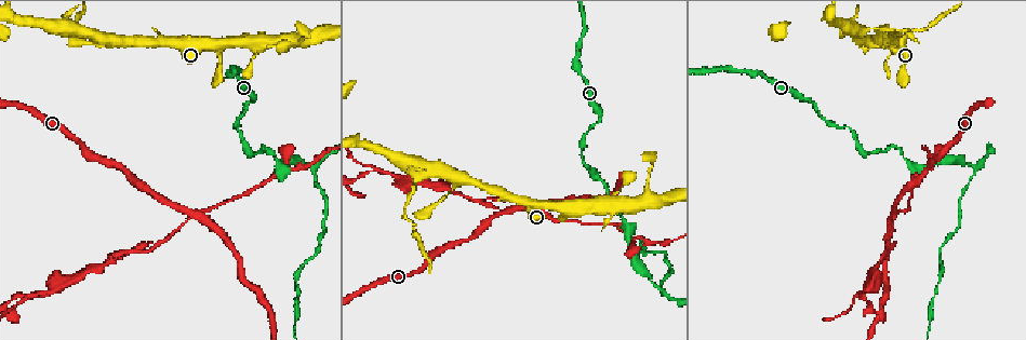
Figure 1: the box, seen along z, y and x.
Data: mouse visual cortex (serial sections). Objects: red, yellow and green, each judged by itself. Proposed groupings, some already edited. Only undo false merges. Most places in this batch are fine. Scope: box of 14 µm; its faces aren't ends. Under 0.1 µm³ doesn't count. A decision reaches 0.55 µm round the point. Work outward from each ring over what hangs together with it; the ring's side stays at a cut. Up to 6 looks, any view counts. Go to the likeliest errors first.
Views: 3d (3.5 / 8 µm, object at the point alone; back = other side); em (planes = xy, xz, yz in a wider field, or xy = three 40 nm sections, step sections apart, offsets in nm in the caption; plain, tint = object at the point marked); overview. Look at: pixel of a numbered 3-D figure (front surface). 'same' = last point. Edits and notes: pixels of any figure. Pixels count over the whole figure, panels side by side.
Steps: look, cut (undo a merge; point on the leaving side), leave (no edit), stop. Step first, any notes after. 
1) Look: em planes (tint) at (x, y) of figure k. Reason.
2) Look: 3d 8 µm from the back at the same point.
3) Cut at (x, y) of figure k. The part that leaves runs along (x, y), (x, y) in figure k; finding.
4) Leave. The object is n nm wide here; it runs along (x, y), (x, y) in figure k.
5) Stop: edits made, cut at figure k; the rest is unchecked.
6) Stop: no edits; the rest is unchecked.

Look: 3d 8 µm at (190, 213) of figure 1.

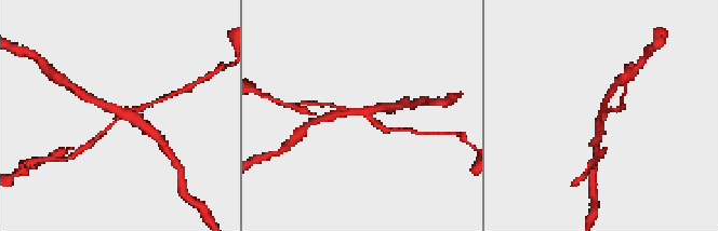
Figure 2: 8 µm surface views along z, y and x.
Look: em xy step 5 (tint) at (363, 112) of figure 2. 4 arms meet here; the arms are 150, 200, 250, 300 nm wide; shape alone is not enough.

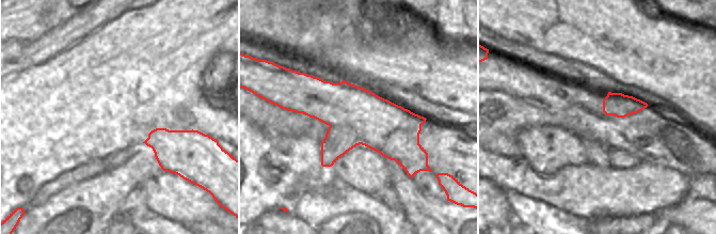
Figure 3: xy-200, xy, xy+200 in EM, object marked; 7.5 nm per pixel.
Cut at (143, 107) of figure 2. The part that leaves runs along (118, 117), (104, 133), (83, 147) in figure 2; two cells meet here.

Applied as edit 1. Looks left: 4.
Look: overview.

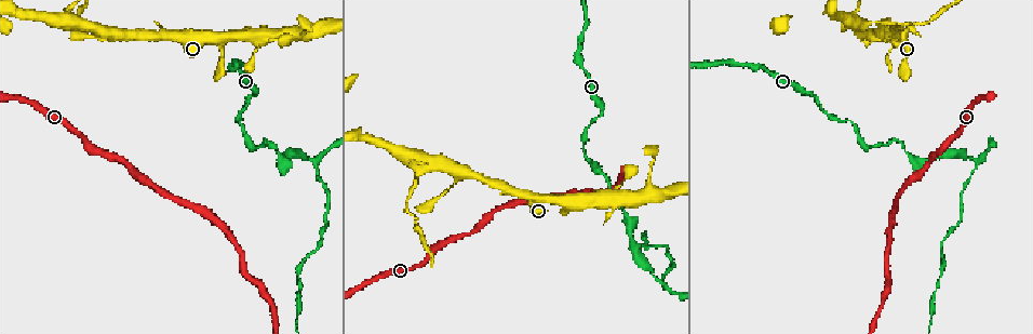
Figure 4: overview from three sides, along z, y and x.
Look: 3d 3.5 µm at (310, 161) of figure 4.

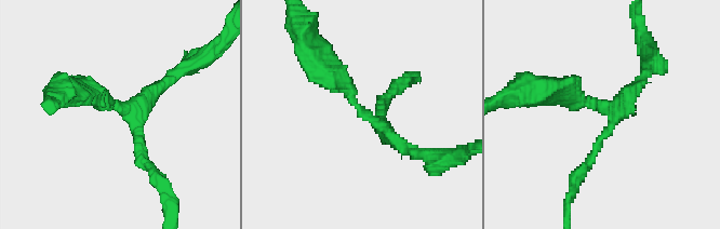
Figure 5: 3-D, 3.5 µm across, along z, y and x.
Look: em xy step 1 (tint) at (127, 111) of figure 5. Need the tissue.

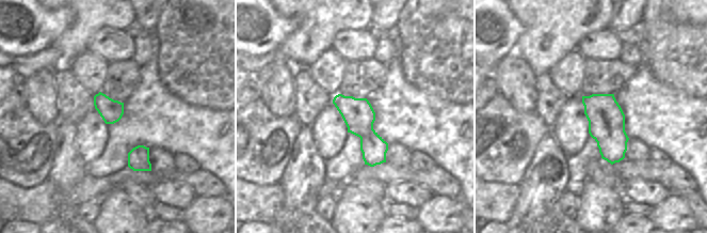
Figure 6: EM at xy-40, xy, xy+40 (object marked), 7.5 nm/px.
Look: em xy step 5 (tint) at the same point.

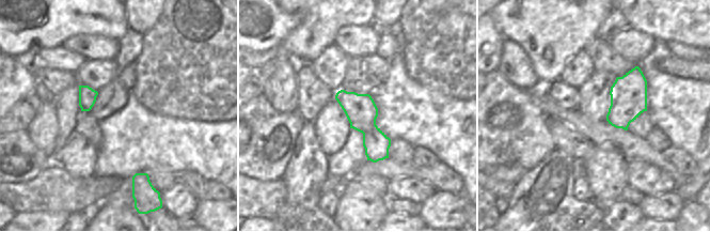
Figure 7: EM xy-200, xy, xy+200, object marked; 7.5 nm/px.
Leave. It runs along (82, 88), (135, 121), (151, 167) in figure 5; one cell here.

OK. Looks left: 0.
Stop: edits made, cut at figure 2; the rest is unchecked.

